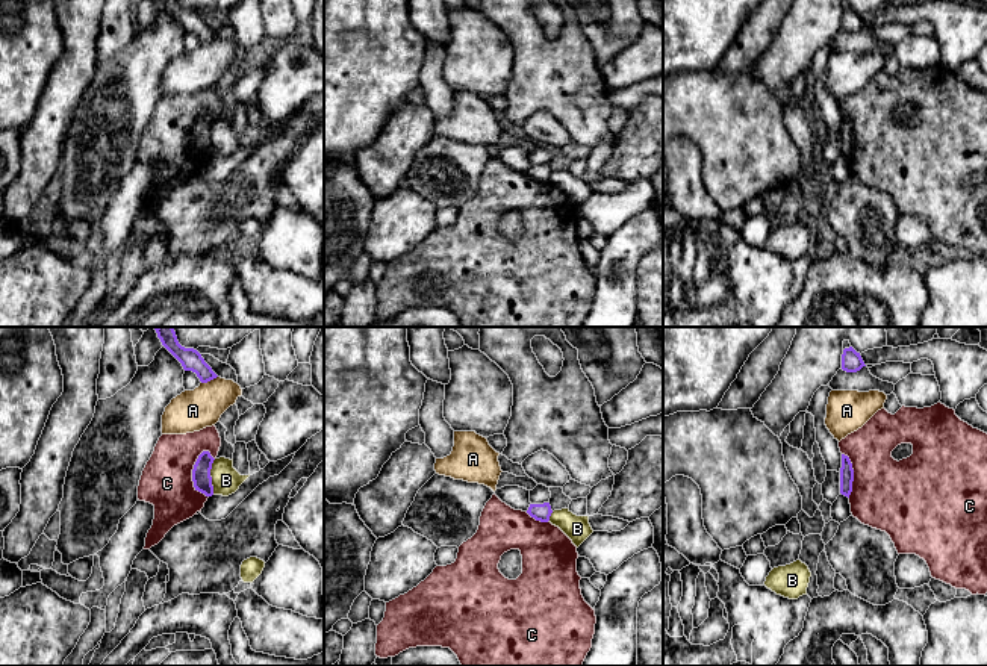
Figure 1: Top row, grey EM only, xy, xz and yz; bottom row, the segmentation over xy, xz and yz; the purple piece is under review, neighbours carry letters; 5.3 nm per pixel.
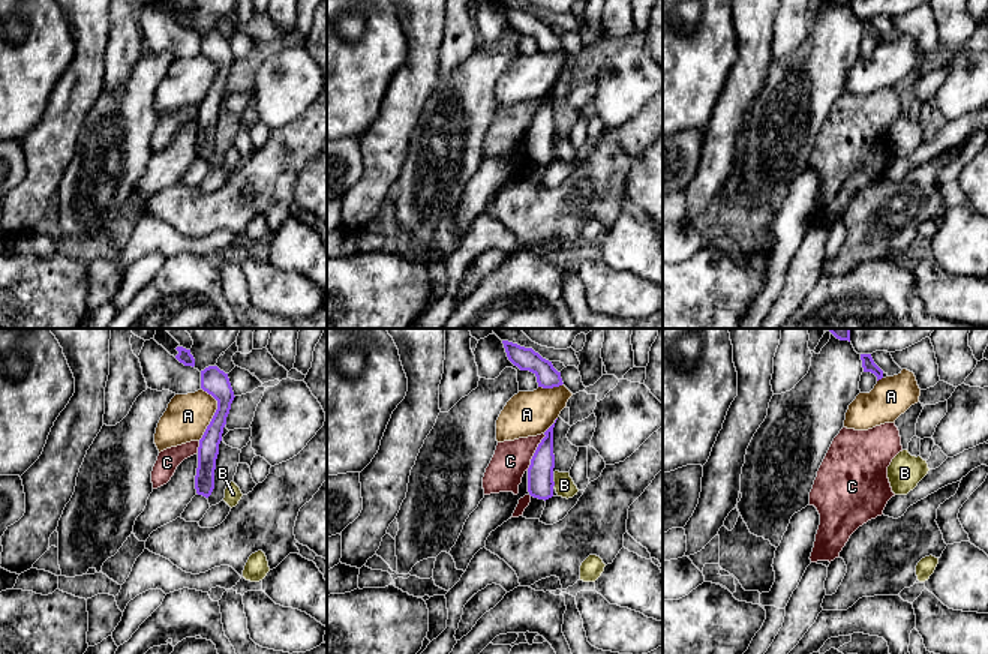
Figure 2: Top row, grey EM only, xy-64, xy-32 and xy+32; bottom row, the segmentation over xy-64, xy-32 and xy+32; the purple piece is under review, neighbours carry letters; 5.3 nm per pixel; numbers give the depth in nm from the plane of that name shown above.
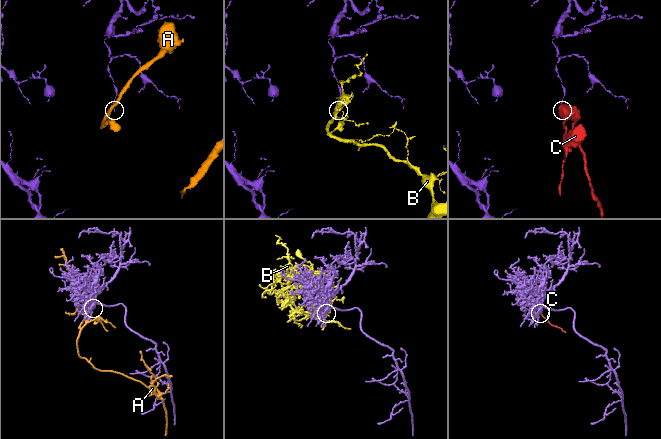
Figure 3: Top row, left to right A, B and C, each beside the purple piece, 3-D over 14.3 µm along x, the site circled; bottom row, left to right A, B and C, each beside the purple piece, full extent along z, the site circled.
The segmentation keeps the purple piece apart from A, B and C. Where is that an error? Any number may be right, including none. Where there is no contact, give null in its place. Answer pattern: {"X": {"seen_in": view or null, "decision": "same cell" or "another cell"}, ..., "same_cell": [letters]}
{"A": {"seen_in": "xy", "decision": "another cell"}, "B": {"seen_in": "xy", "decision": "another cell"}, "C": {"seen_in": "xy", "decision": "another cell"}, "same_cell": []}

